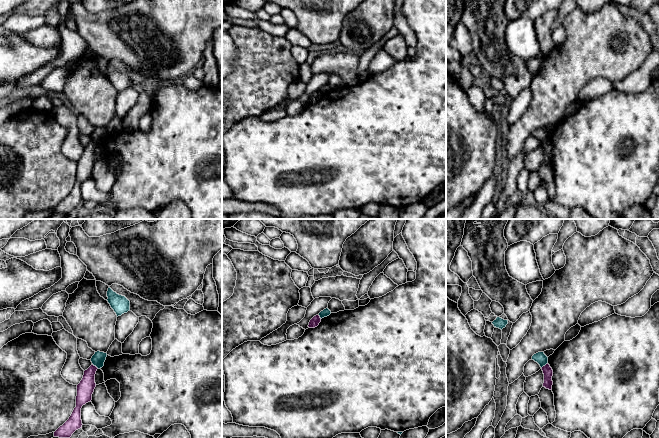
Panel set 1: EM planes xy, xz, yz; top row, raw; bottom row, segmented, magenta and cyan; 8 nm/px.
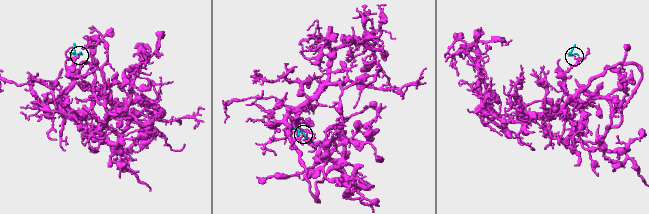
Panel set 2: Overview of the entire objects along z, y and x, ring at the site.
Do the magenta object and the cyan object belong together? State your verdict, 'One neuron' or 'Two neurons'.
Two neurons

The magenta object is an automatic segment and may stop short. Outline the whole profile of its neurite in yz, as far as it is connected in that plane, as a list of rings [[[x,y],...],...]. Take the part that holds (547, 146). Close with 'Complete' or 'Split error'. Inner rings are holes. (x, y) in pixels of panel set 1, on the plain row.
[[[547,139],[541,145],[542,145],[543,150],[544,150],[543,163],[545,163],[546,165],[552,166],[552,161],[553,161],[553,157],[552,157],[553,146],[552,146],[552,144]]]. Complete

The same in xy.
[[[92,140],[84,147],[83,154],[77,161],[76,183],[69,195],[54,208],[54,213],[70,214],[76,206],[82,204],[81,184],[92,176],[92,170],[96,163],[95,150],[97,145]]]. Complete

